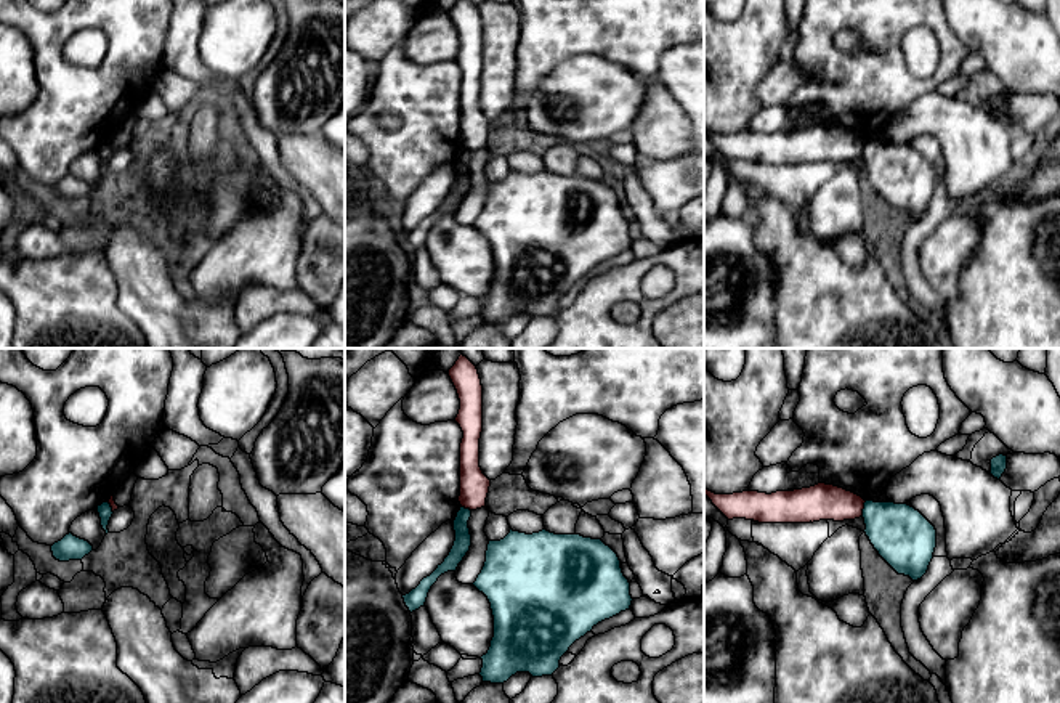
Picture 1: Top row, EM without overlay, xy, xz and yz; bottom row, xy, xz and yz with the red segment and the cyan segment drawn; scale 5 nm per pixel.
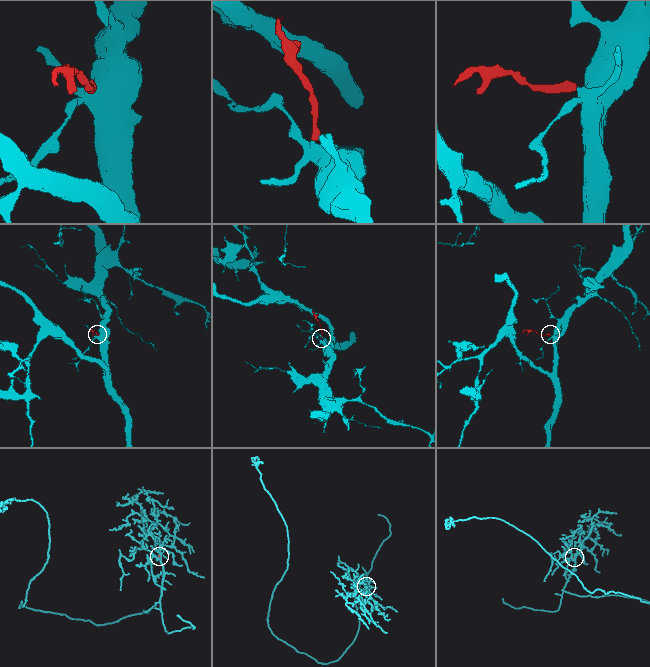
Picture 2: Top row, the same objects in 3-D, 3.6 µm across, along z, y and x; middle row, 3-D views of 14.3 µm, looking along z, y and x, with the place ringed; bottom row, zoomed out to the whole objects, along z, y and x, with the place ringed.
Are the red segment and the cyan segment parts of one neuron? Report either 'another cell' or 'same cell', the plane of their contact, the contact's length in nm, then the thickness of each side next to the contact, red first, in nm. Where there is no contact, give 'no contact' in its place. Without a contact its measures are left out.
another cell | yz | 80 nm | 180/300 nm

